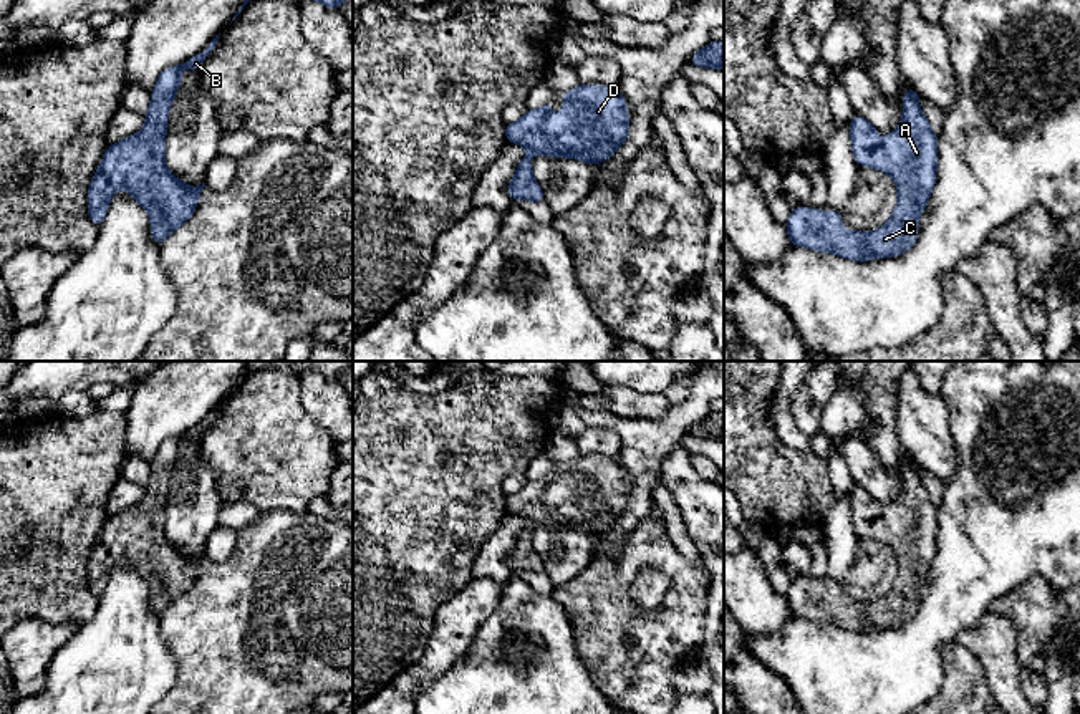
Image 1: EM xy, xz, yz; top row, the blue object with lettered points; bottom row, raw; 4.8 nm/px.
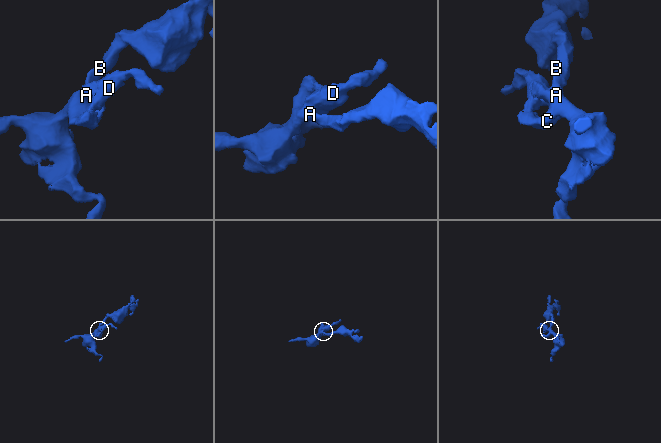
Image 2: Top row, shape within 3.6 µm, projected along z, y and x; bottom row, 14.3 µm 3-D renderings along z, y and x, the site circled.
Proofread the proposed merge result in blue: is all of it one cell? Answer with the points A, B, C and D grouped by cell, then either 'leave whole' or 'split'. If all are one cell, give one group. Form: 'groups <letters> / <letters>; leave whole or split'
groups A B C D; leave whole

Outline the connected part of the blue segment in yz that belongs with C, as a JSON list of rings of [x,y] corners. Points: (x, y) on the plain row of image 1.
[[[908,456],[901,495],[885,505],[883,515],[875,514],[880,502],[868,490],[856,485],[850,492],[856,535],[880,540],[896,553],[898,575],[890,591],[873,603],[843,601],[841,583],[797,577],[787,593],[790,616],[863,633],[898,628],[916,615],[918,590],[929,573],[938,538],[938,507],[921,484],[919,467]]]

